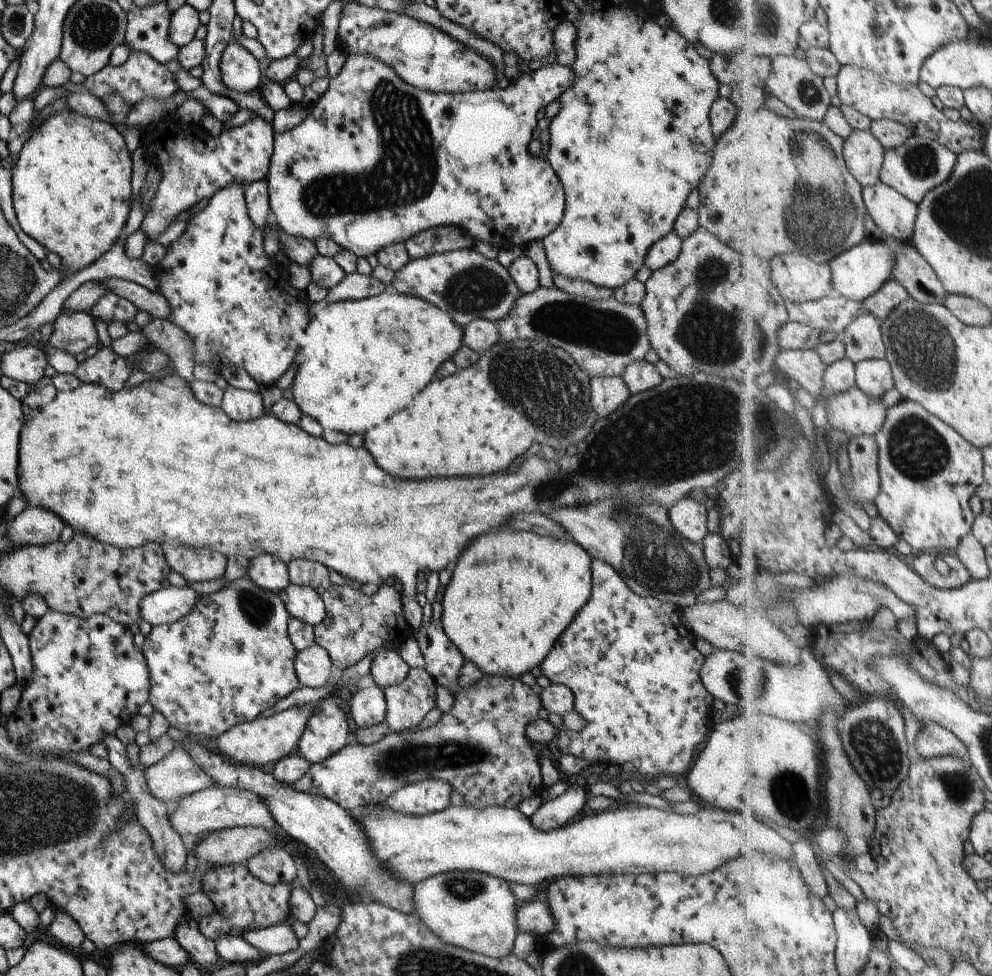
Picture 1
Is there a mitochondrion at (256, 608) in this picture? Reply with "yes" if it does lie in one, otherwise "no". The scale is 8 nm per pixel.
yes

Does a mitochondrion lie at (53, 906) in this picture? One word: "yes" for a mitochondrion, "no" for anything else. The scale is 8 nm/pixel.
no

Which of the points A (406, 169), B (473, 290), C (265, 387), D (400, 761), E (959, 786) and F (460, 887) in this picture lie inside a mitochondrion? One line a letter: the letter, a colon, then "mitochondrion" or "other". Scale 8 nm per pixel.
A: mitochondrion
B: mitochondrion
C: other
D: mitochondrion
E: mitochondrion
F: mitochondrion

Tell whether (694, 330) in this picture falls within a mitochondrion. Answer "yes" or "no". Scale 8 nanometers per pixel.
yes

